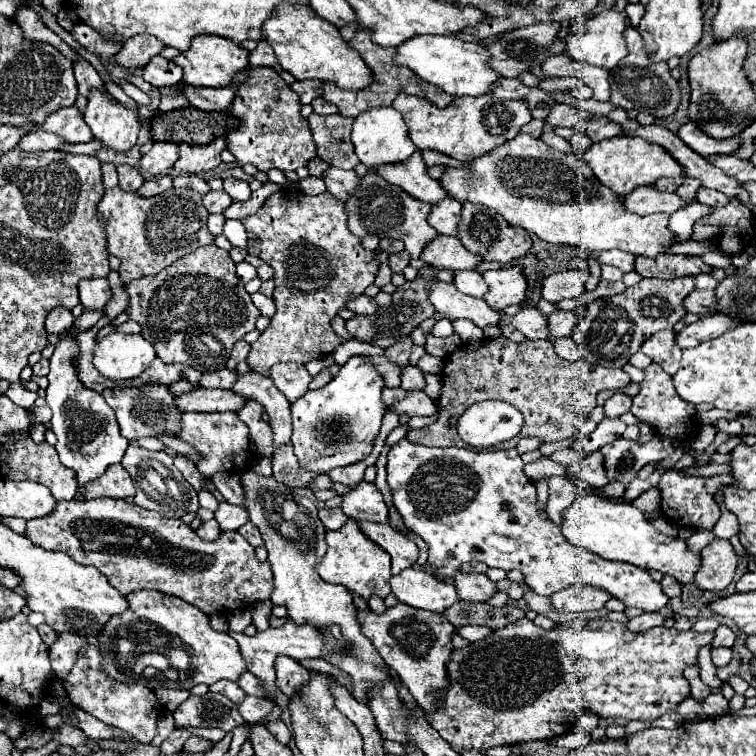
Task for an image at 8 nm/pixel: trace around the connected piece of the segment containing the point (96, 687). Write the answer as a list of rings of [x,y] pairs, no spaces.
[[[86,644],[80,648],[78,660],[70,674],[62,680],[64,690],[68,692],[68,698],[74,706],[82,708],[84,712],[92,714],[94,718],[102,720],[108,726],[116,726],[128,734],[132,734],[138,742],[148,744],[156,736],[156,720],[162,714],[162,706],[156,700],[156,694],[148,690],[142,684],[122,684],[112,680],[100,670],[102,656],[96,646]]]

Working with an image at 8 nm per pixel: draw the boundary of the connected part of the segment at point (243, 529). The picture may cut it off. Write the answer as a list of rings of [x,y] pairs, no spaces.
[[[246,522],[244,526],[240,526],[238,528],[238,532],[254,546],[254,548],[258,548],[258,546],[262,546],[264,544],[264,540],[262,540],[262,536],[260,536],[260,532],[258,532],[258,528],[252,524],[252,522]]]

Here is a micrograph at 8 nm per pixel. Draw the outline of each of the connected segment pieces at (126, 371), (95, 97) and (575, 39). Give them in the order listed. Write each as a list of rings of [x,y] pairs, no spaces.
[[[112,332],[94,350],[96,370],[110,380],[138,378],[156,358],[154,346],[140,334]]]
[[[92,90],[88,98],[84,120],[94,138],[98,138],[106,148],[128,152],[136,144],[140,130],[138,114],[128,110],[124,104],[114,104],[98,90]]]
[[[606,10],[584,22],[574,22],[570,24],[570,30],[568,30],[570,36],[566,38],[564,52],[568,52],[572,58],[580,62],[586,60],[588,64],[612,70],[628,54],[626,44],[624,44],[624,34],[622,34],[624,28],[626,28],[626,14],[616,12],[616,10]]]

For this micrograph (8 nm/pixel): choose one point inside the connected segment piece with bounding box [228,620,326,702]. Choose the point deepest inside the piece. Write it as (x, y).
(260, 651)

